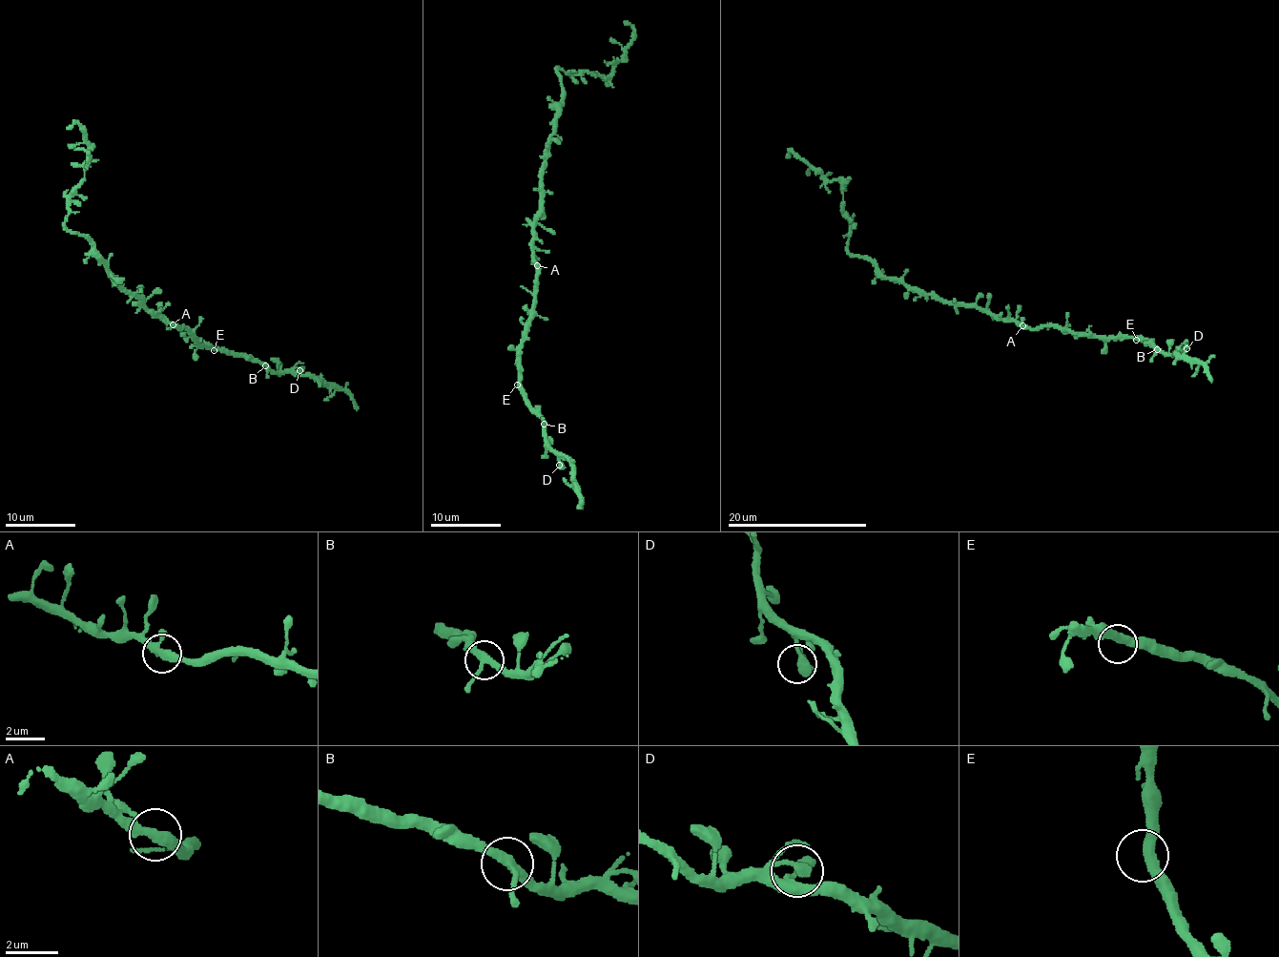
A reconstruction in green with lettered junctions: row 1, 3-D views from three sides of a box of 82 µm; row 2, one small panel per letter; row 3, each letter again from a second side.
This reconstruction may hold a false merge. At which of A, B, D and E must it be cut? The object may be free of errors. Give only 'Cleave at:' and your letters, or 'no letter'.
Cleave at: no letter

